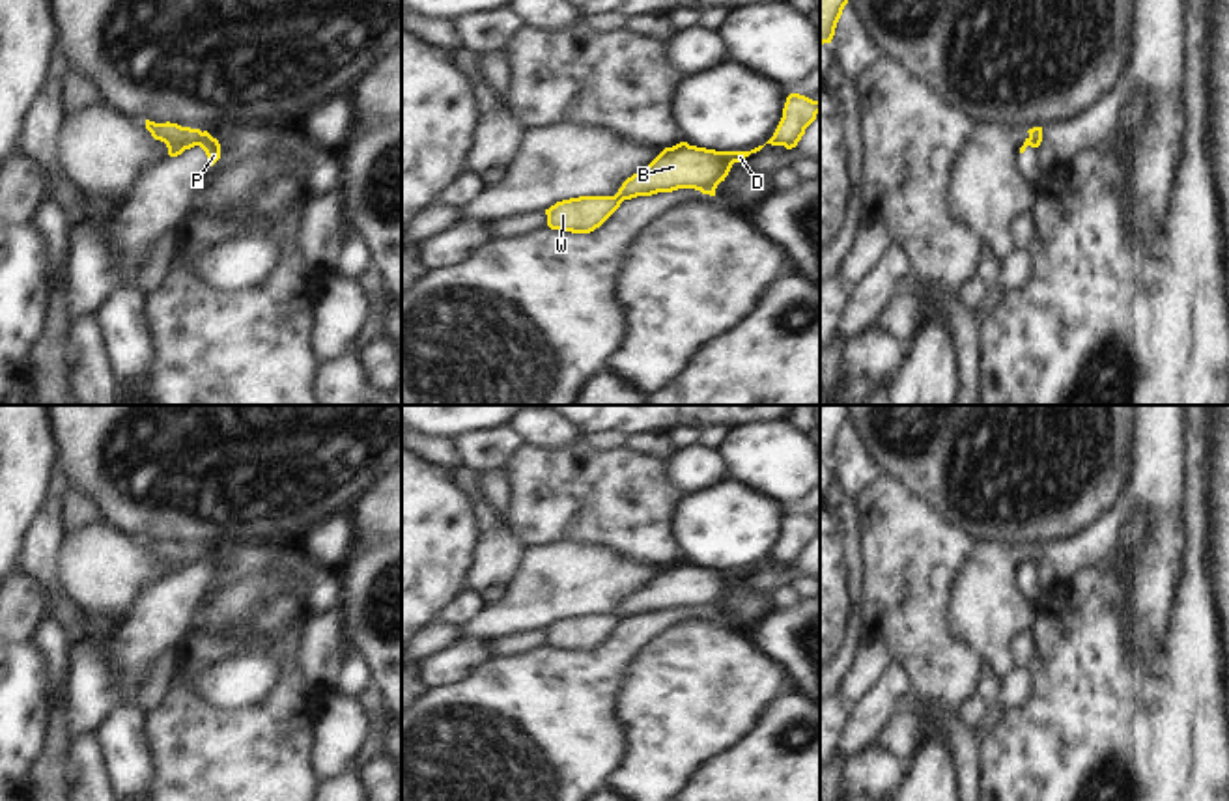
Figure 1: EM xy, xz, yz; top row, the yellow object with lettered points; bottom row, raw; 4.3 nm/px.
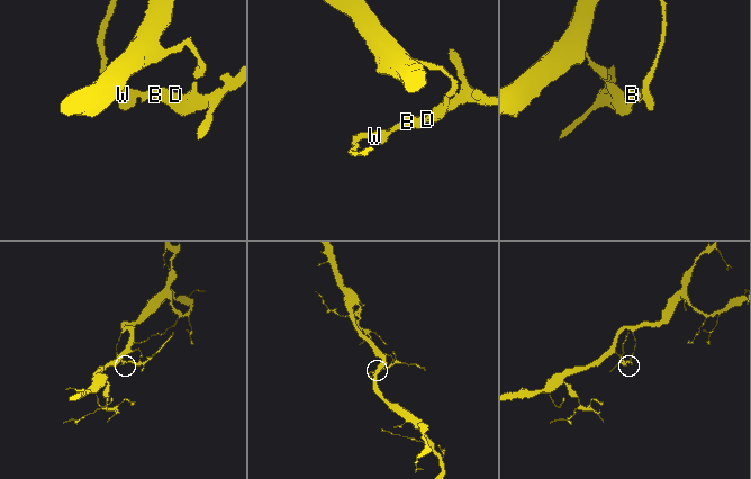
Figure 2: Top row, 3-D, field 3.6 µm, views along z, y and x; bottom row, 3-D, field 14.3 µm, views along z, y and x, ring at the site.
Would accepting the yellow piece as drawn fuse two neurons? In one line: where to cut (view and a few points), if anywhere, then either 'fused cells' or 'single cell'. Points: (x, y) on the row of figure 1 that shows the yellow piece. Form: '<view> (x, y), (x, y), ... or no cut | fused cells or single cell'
xy (202, 133), (195, 144) | fused cells

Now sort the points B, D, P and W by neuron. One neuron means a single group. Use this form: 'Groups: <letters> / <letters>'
Groups: B D P / W.

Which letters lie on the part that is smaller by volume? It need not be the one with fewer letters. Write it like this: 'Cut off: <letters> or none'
Cut off: B, D, P

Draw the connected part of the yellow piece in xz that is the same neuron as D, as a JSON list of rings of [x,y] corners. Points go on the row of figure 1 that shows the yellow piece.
[[[680,142],[672,148],[665,148],[646,168],[628,177],[614,196],[624,202],[637,196],[652,196],[657,192],[672,192],[678,189],[695,189],[702,194],[715,196],[717,185],[725,181],[732,164],[743,162],[751,153],[756,153],[762,148],[764,146],[758,146],[751,151],[715,151]]]

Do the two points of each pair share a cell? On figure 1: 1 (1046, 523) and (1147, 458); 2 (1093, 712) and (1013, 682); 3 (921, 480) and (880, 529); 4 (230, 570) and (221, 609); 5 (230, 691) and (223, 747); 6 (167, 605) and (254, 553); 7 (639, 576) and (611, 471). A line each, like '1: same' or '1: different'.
1: different
2: different
3: different
4: different
5: different
6: different
7: different

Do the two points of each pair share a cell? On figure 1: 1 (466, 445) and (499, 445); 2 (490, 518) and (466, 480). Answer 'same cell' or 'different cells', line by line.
1: same cell
2: same cell

